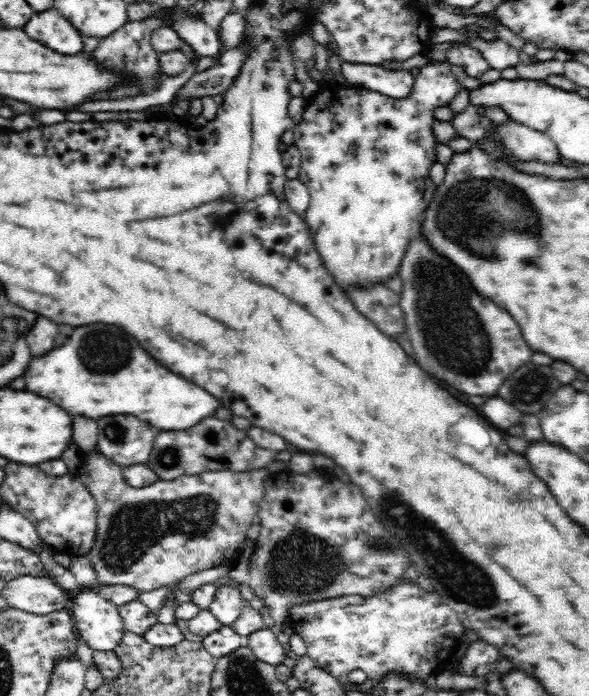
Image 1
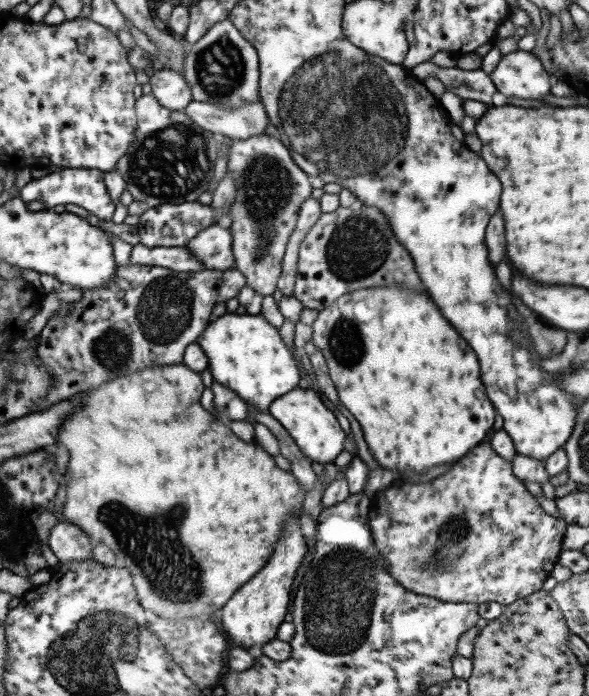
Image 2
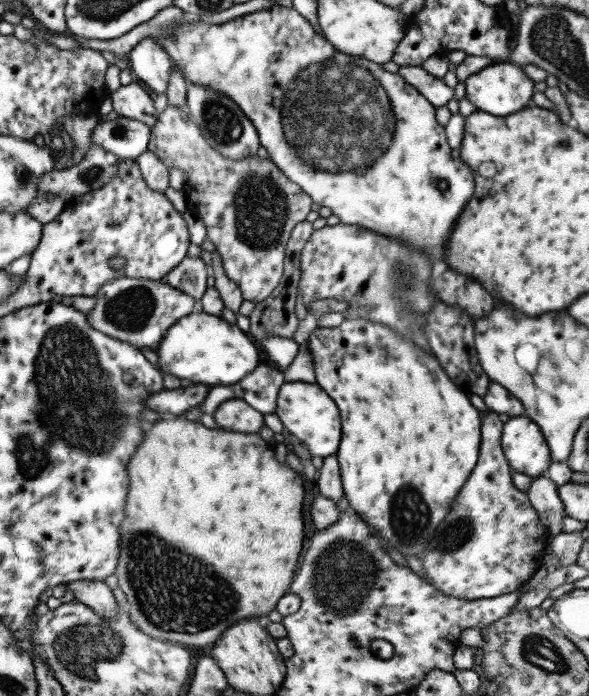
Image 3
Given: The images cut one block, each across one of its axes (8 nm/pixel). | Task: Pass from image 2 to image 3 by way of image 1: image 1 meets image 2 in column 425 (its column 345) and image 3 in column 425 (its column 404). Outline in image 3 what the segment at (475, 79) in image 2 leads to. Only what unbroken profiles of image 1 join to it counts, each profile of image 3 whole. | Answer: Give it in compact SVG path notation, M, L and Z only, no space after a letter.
M401 66L397 74L403 76L407 84L415 86L425 96L425 100L431 102L435 108L445 106L453 98L453 90L445 86L443 80L425 72L421 66Z

